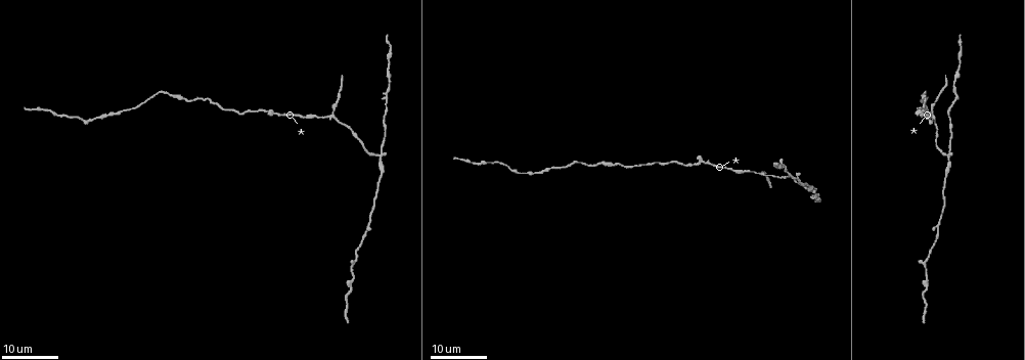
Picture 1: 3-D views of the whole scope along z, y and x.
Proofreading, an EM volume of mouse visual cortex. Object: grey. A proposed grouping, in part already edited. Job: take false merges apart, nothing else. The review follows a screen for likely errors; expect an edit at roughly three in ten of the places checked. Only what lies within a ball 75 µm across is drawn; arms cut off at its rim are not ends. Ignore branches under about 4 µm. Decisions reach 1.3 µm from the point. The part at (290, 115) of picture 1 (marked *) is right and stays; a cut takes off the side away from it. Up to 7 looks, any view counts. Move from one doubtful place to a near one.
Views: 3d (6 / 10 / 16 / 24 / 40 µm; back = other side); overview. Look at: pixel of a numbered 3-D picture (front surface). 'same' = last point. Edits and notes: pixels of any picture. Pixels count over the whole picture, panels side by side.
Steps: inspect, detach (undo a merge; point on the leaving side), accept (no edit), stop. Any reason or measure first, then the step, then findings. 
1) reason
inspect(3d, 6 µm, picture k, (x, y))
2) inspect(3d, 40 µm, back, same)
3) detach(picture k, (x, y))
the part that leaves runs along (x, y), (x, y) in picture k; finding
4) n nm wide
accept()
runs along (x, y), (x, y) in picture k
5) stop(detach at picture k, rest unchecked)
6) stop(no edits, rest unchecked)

thick turns thin
inspect(3d, 24 µm, picture 1, (362, 241))

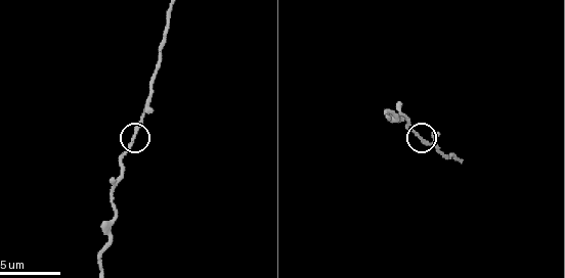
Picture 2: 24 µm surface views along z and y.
closer look
inspect(3d, 10 µm, picture 2, (134, 137))

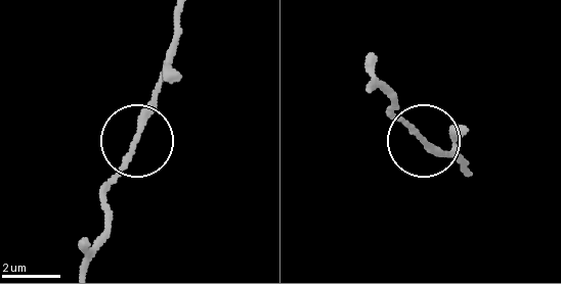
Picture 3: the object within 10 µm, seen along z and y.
180 nm wide
accept()
runs along (468, 173), (456, 153), (441, 153), (392, 111) in picture 3; one cell here

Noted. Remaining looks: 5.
arms part here
inspect(3d, 24 µm, picture 1, (382, 155))

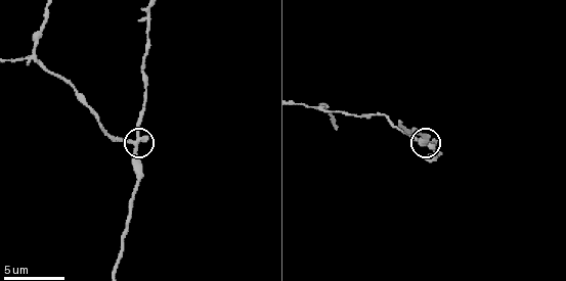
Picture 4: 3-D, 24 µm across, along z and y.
closer look
inspect(3d, 10 µm, picture 4, (137, 145))

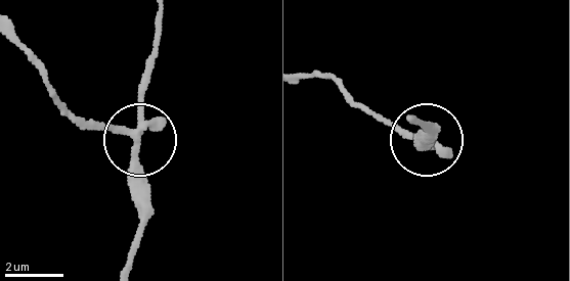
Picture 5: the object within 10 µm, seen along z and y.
260 nm wide
detach(picture 5, (138, 89))
the part that leaves runs along (140, 125), (140, 84), (156, 17) in picture 5; a second cell is stuck on

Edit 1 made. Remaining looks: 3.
three arms meet
inspect(3d, 16 µm, picture 4, (34, 53))

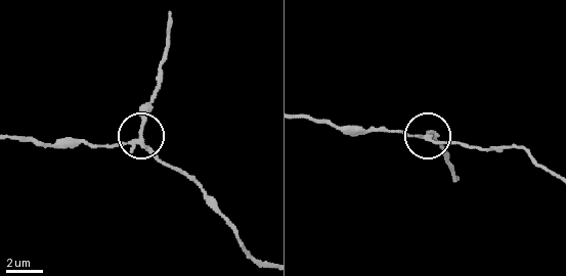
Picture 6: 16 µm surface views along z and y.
side arm 8 µm
detach(picture 6, (139, 116))
the part that leaves runs along (140, 141), (140, 114), (156, 87), (168, 37), (168, 11) in picture 6; two cells meet here

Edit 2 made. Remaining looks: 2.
stop(detach at picture 5, detach at picture 6, rest unchecked)

